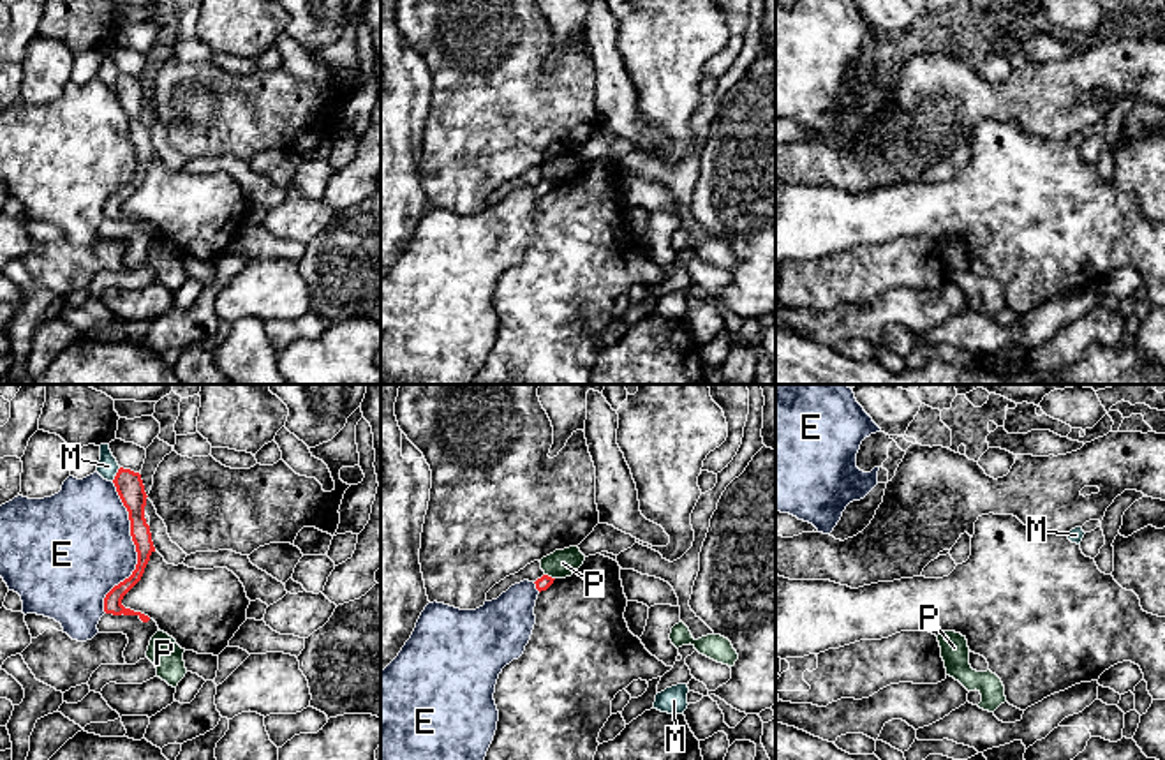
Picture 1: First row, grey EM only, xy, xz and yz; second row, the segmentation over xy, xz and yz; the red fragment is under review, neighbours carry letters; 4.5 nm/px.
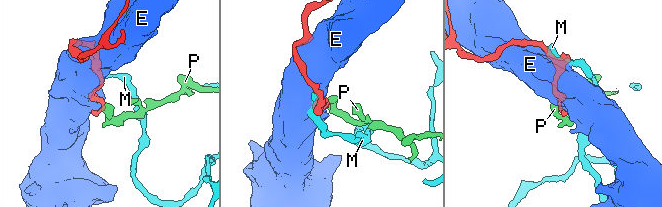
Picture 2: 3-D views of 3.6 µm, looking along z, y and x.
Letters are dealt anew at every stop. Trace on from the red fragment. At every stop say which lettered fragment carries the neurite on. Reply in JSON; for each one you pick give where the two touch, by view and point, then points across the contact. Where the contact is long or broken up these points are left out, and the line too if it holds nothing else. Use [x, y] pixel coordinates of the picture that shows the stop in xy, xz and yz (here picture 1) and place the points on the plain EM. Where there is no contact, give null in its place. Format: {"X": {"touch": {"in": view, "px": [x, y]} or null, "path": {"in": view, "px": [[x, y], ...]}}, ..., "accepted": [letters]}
{"accepted": []}

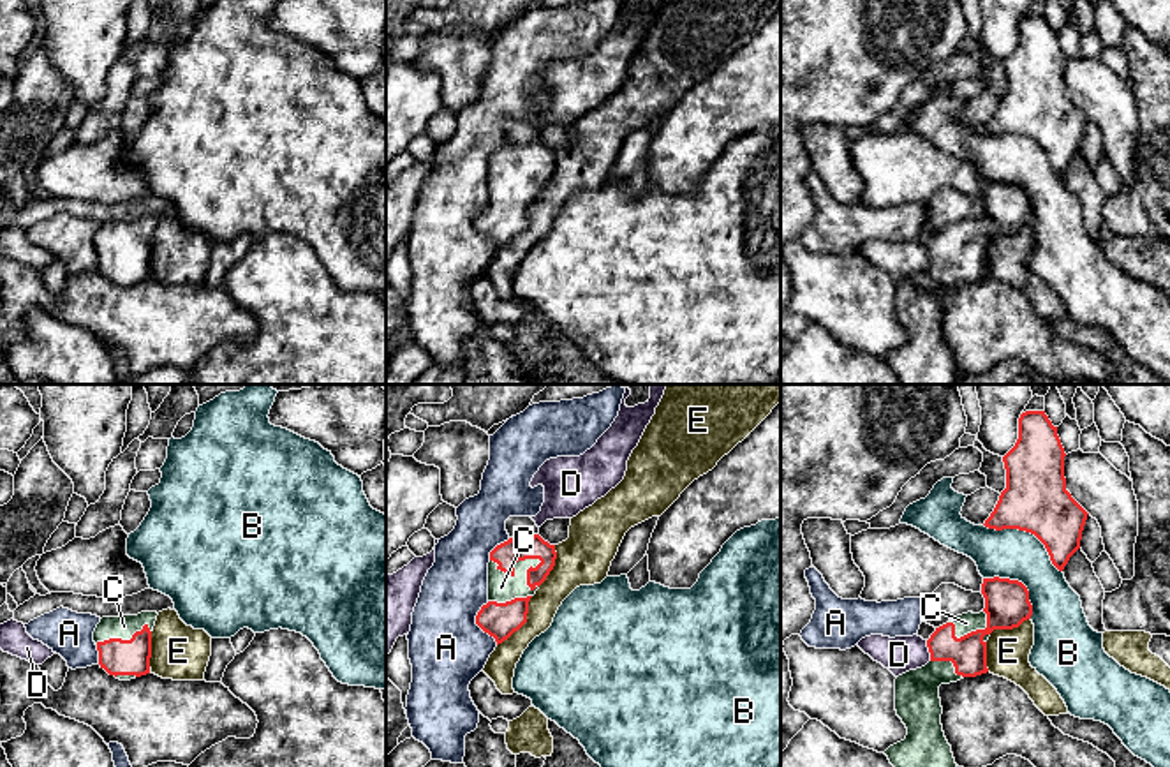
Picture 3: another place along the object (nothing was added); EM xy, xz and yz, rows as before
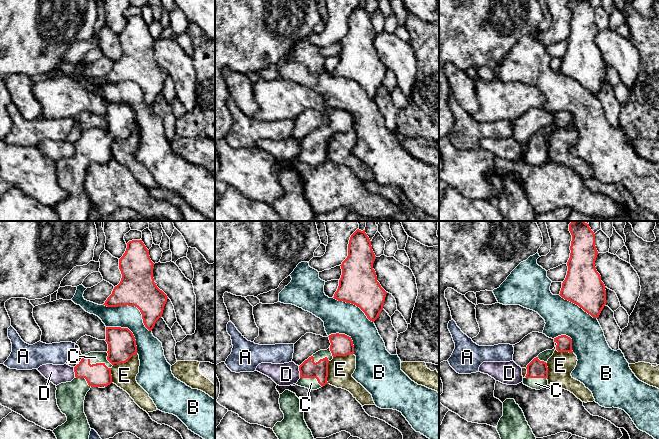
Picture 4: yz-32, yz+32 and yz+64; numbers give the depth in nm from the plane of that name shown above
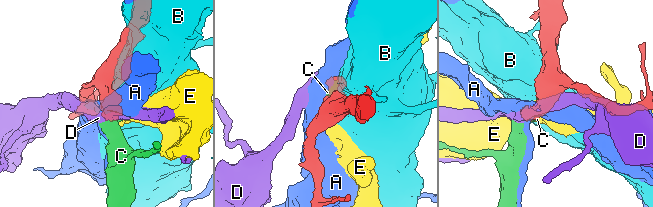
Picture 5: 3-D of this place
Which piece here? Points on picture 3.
{"C": {"touch": {"in": "xz", "px": [529, 163]}}, "accepted": ["C"]}

